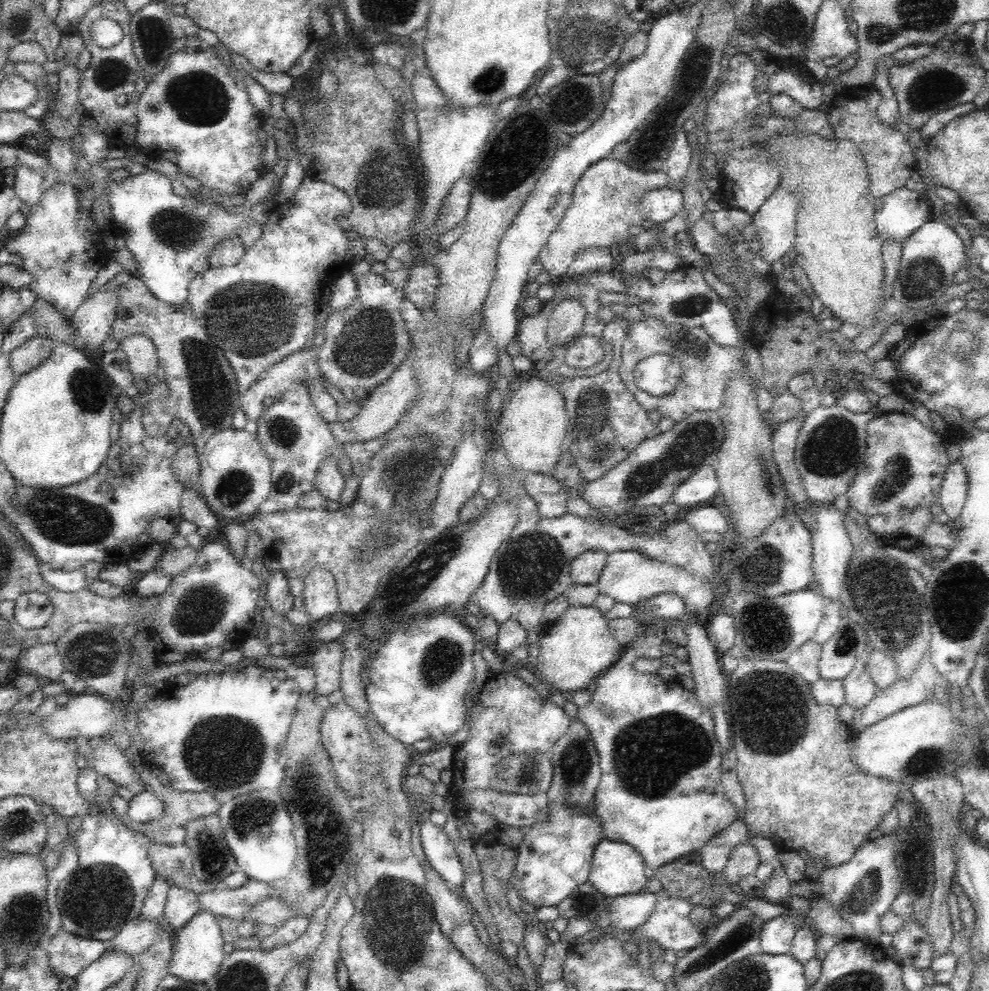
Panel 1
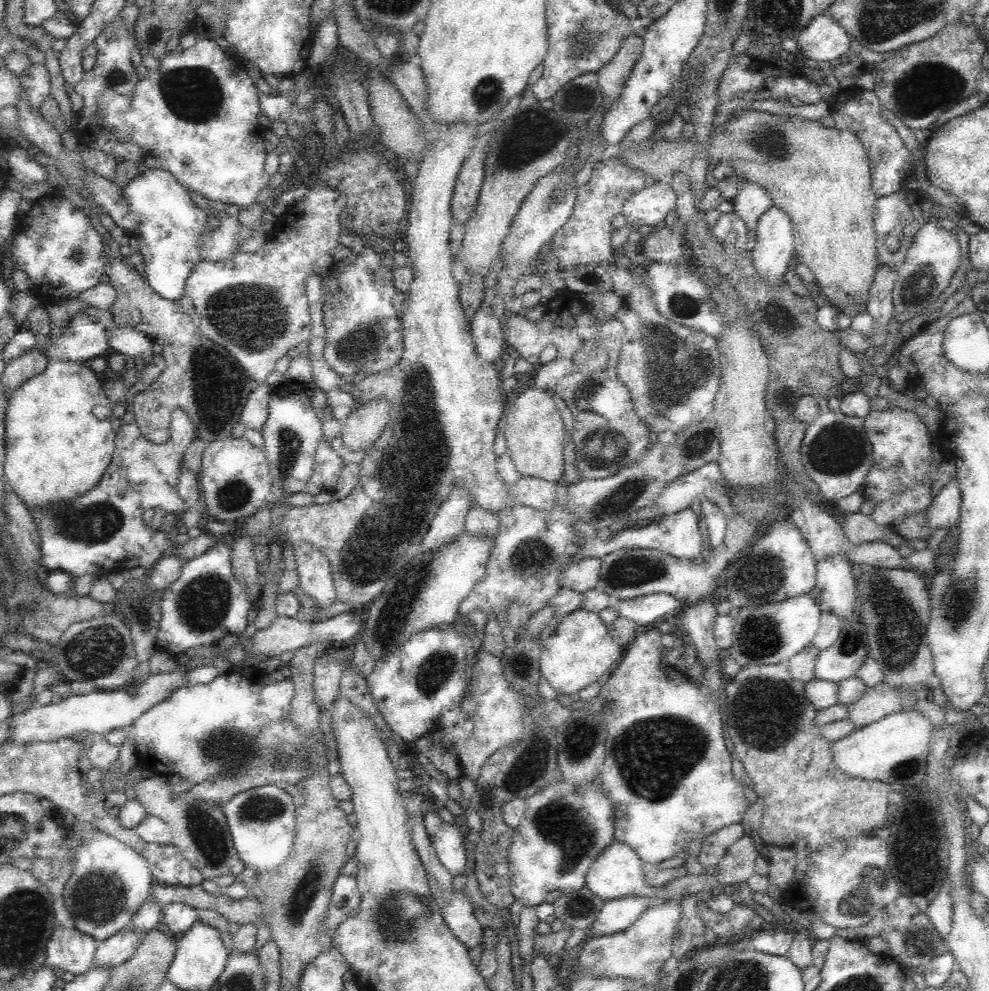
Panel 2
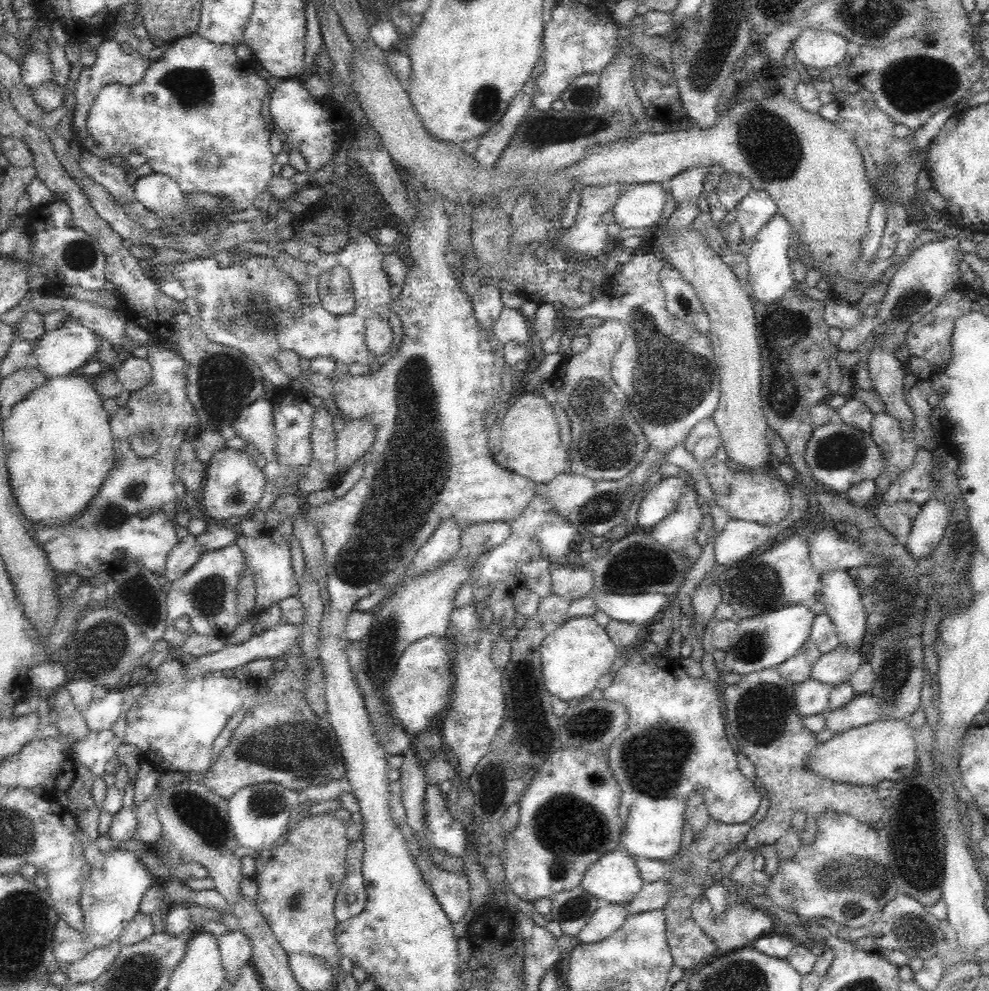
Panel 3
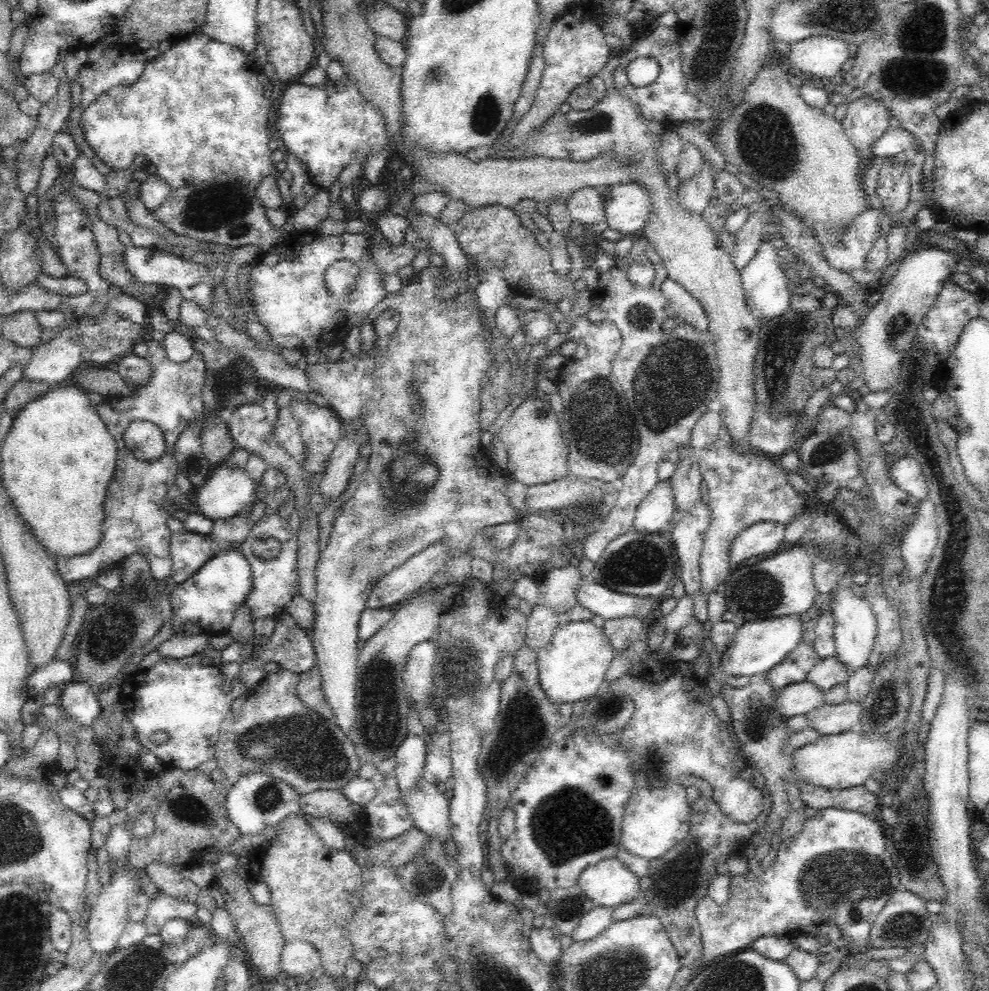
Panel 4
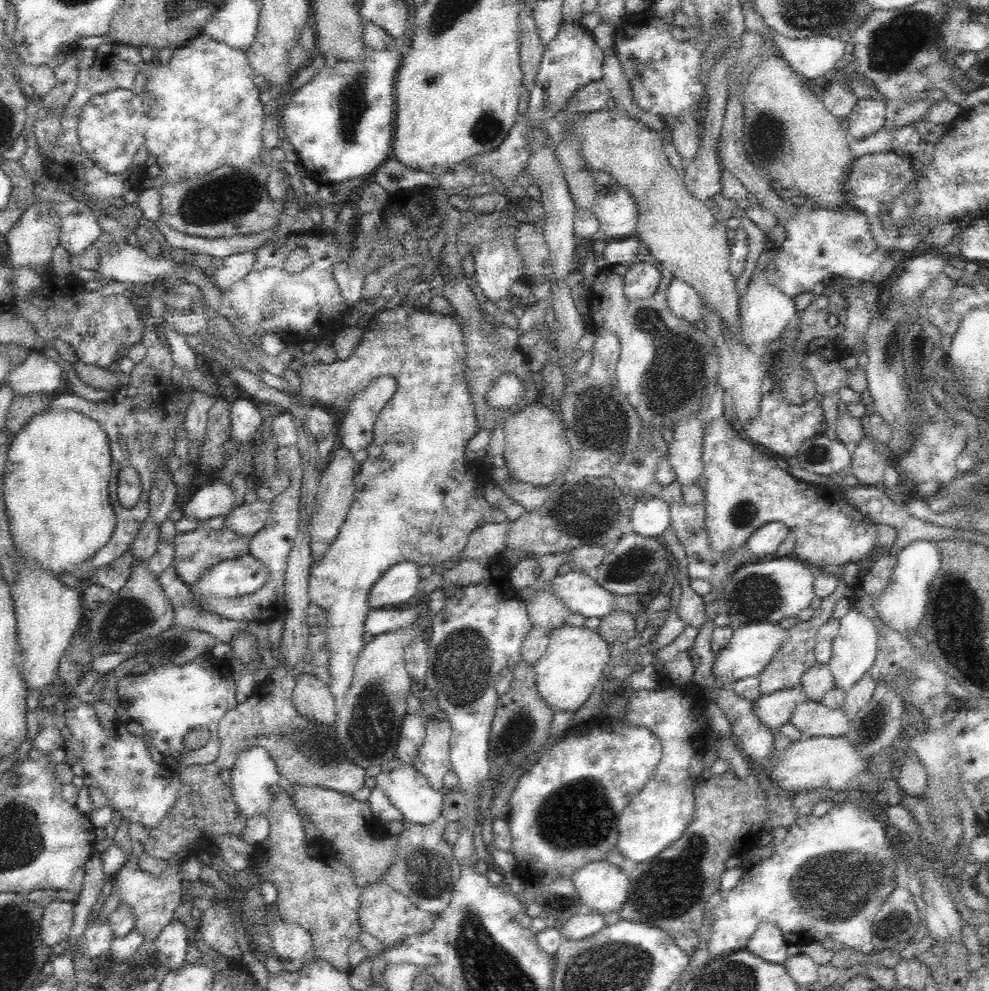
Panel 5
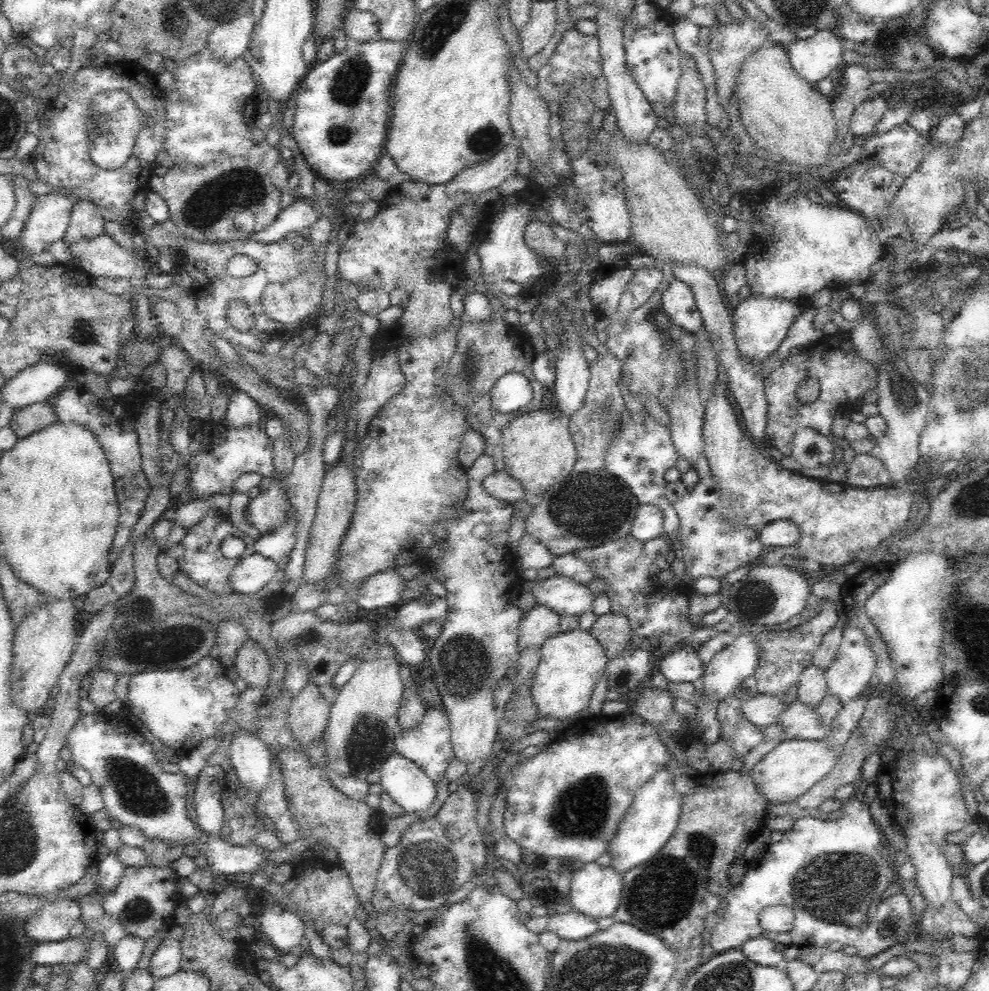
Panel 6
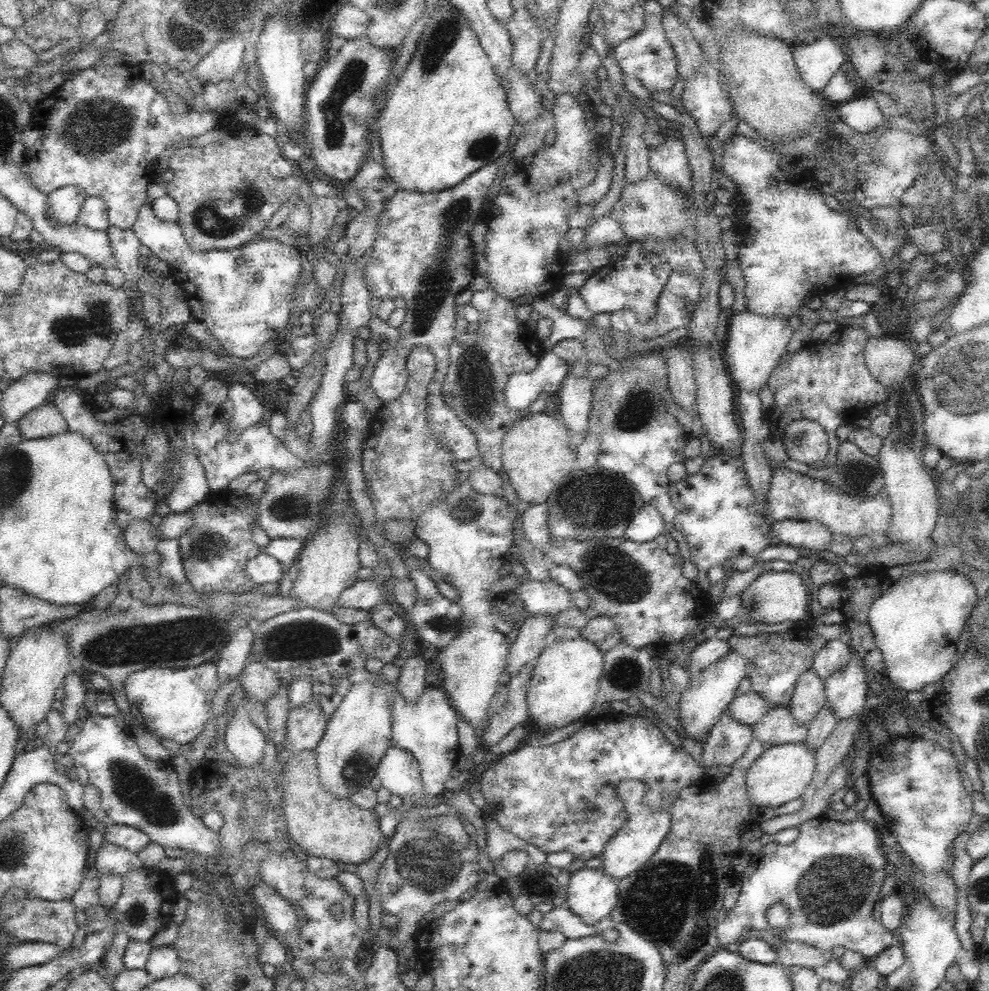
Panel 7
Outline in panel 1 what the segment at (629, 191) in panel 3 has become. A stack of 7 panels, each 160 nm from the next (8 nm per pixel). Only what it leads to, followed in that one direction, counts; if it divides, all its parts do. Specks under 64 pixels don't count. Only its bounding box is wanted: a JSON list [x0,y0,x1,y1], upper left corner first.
[640,187,682,226]

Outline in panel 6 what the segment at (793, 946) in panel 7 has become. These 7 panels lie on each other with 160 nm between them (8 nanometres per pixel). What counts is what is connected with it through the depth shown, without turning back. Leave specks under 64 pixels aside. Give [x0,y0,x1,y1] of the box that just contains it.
[797,945,868,975]

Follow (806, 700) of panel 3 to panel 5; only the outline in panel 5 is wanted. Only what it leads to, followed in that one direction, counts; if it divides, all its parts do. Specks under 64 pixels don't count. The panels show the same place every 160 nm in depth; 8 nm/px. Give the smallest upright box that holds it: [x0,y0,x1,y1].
[754,685,806,732]

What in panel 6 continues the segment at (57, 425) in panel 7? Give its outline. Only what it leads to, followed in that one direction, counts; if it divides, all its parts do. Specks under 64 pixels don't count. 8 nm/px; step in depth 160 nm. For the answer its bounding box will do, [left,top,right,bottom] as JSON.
[9,403,58,439]

